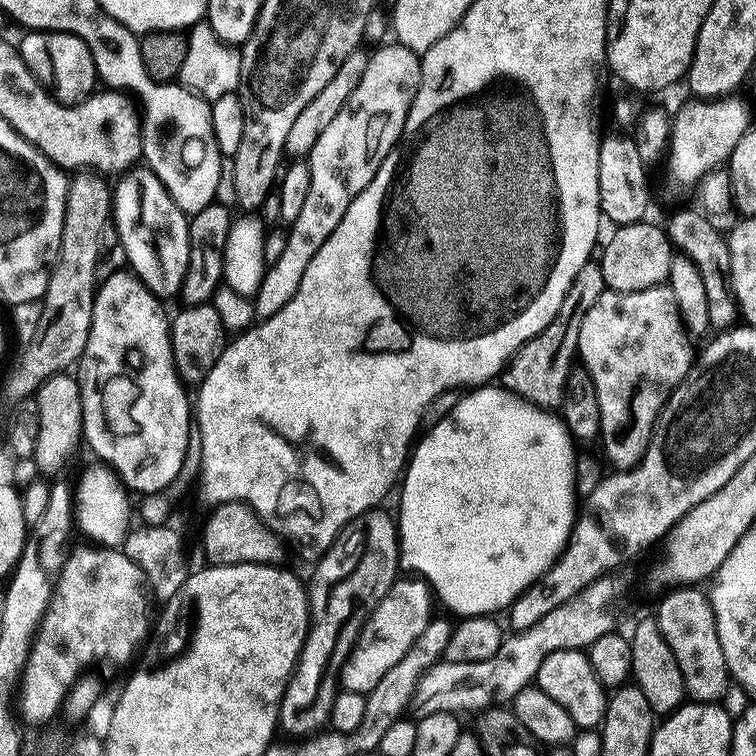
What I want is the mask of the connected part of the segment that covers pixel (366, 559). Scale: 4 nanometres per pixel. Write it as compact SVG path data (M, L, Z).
M383 507L371 508L354 518L346 525L336 540L328 547L328 551L319 557L316 569L312 572L312 581L307 581L308 593L308 633L304 645L300 647L300 658L292 670L292 677L284 691L280 703L279 727L296 736L307 737L321 731L327 725L330 706L338 691L340 669L344 667L352 647L360 638L360 629L367 622L368 616L378 606L378 602L392 590L398 579L396 560L398 564L398 524L384 513Z

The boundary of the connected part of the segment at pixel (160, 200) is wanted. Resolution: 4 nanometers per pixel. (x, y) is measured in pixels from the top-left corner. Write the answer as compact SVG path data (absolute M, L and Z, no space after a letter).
M136 166L123 173L114 184L111 219L116 236L124 247L127 267L158 298L175 297L180 291L188 269L190 242L189 217L170 198L161 181L147 166Z

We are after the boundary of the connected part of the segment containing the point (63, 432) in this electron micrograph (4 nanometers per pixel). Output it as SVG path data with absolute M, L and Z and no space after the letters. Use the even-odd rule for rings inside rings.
M61 374L52 376L45 384L41 384L36 396L36 454L34 465L37 473L53 478L72 460L76 447L81 447L84 434L82 422L82 402L80 401L80 381L75 375Z

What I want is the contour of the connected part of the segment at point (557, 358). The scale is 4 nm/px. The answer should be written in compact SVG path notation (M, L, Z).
M595 259L586 261L582 270L574 274L566 290L566 298L562 298L562 306L558 306L558 314L554 314L552 321L533 340L527 340L518 348L516 355L508 361L508 366L502 373L503 387L516 396L521 396L523 400L530 400L545 409L559 409L564 403L564 383L574 367L572 356L574 360L578 352L582 318L586 318L586 310L590 310L590 306L594 306L594 302L598 302L605 291L599 263Z

